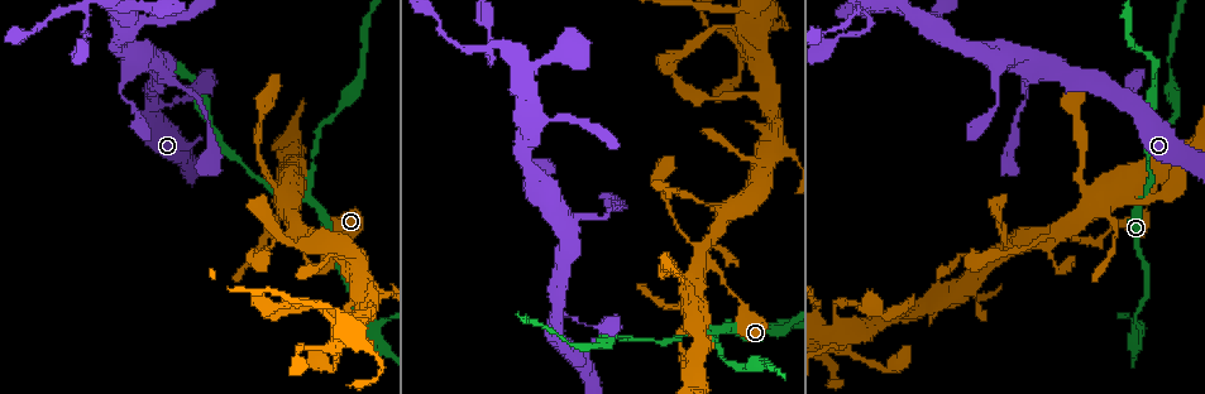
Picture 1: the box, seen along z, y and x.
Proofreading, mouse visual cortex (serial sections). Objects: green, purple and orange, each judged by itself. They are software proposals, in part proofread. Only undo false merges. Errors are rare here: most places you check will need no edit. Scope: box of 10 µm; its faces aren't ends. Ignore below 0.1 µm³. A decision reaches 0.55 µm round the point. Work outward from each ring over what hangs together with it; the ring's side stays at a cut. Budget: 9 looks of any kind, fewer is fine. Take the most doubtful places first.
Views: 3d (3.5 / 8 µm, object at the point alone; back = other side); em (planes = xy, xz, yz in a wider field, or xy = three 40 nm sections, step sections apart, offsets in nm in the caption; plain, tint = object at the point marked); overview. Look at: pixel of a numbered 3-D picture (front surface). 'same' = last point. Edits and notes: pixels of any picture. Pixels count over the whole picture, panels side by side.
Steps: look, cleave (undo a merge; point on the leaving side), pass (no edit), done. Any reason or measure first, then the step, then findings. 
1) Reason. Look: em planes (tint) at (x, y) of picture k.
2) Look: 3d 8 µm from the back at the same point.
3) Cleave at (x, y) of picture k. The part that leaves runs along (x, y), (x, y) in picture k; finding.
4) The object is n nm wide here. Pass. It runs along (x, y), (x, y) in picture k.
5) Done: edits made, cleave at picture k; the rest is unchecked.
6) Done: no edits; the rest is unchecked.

Four or more arms meet. Look: em planes (tint) at (1069, 234) of picture 1.

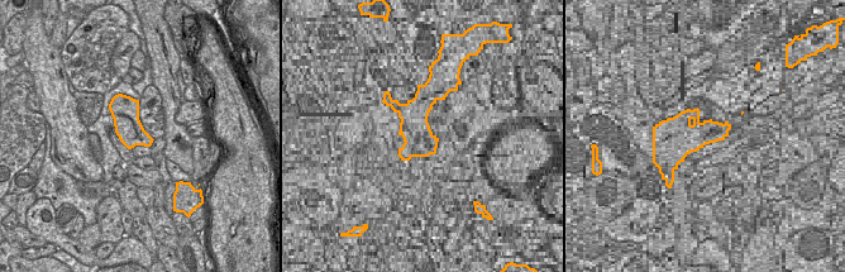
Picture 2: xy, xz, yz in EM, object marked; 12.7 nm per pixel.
Look: 3d 3.5 µm from the back at the same point.

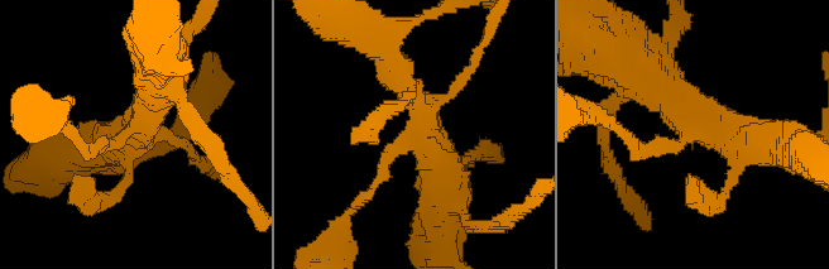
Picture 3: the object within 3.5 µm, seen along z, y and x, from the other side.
Pass. It runs along (365, 196), (423, 128), (393, 70) in picture 3; all the same cell.

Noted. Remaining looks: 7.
Three arms meet. Look: 3d 3.5 µm at (309, 194) of picture 1.

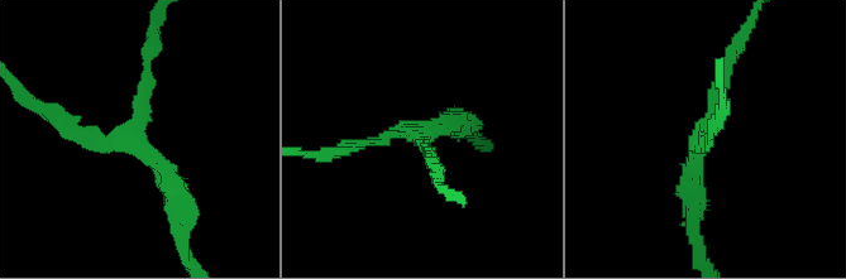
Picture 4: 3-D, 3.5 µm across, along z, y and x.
3 arms meet here; the arms are 150, 150, 300 nm wide. Look: em xy step 1 (tint) at (420, 136) of picture 4.

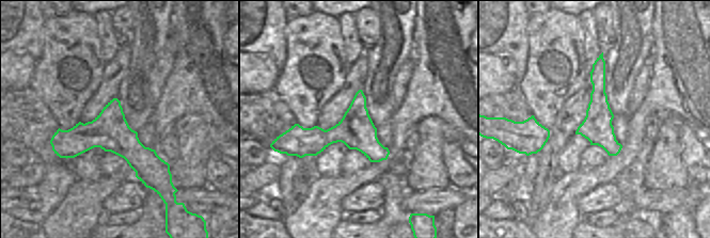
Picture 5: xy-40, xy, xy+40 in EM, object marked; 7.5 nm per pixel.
Pass. It runs along (693, 197), (696, 155), (732, 54) in picture 4; all the same cell.

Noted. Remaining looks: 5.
Two arms in line, one across. Look: 3d 3.5 µm from the back at (779, 155) of picture 1.

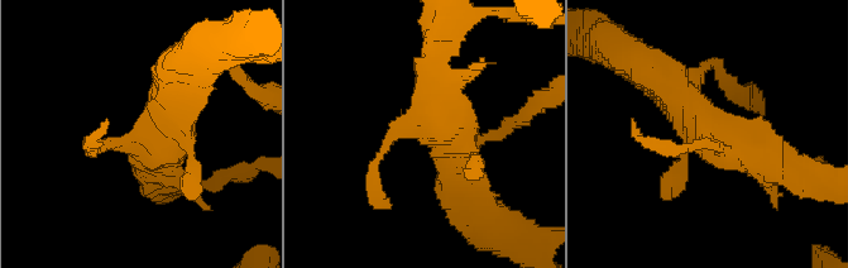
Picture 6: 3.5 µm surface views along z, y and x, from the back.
Now the EM. Look: em xy step 3 (plain) at (427, 132) of picture 6.

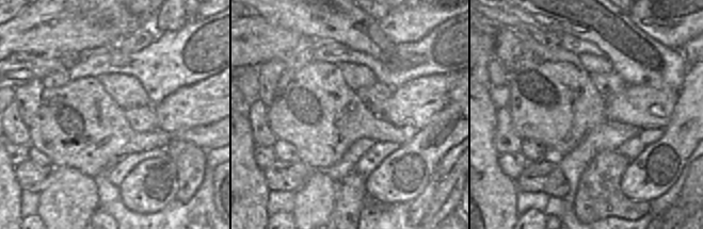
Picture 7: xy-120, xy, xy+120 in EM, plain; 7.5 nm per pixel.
Look: em xy step 3 (tint) at the same point.

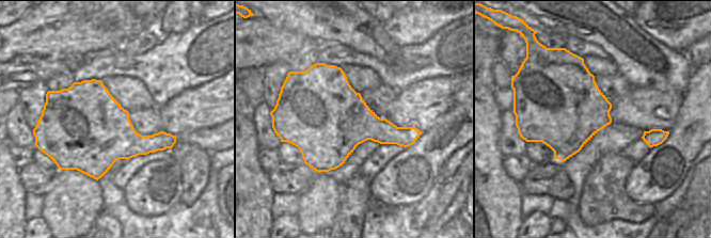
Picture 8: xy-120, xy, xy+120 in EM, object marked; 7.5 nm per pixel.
Pass. It runs along (657, 75), (719, 140), (784, 171) in picture 6; continuous, no second cell.

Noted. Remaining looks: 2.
Four-way junction. Look: em xy step 2 (tint) at (752, 39) of picture 1.

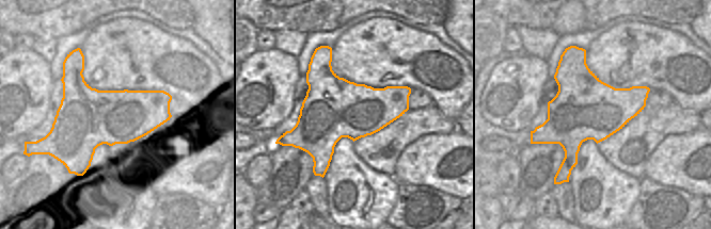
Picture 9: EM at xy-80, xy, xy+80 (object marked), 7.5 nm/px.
Wider look. Look: 3d 3.5 µm from the back at the same point.

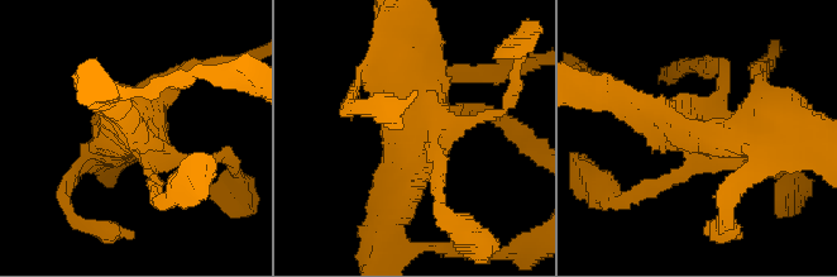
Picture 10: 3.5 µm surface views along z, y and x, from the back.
The object is 460 nm wide here. Pass. It runs along (398, 208), (417, 65) in picture 10; continuous, no second cell.

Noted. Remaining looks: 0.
Done: no edits; the rest is unchecked.

